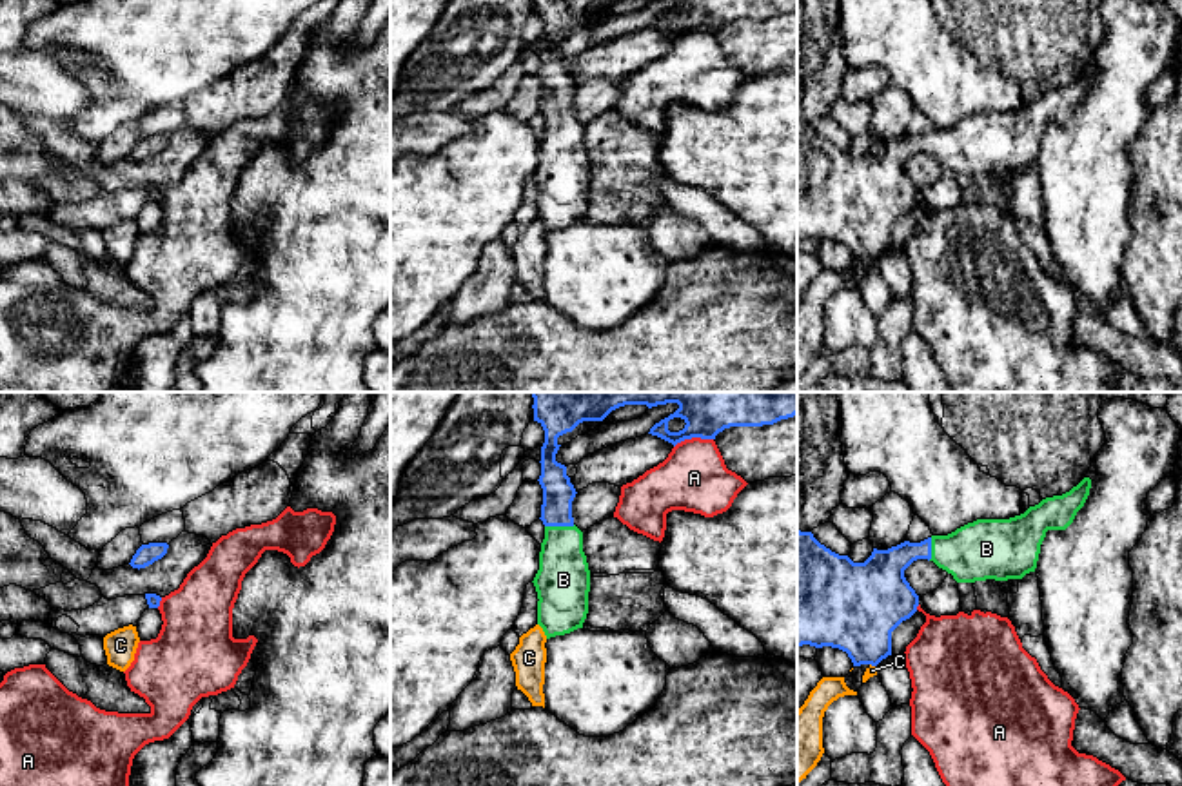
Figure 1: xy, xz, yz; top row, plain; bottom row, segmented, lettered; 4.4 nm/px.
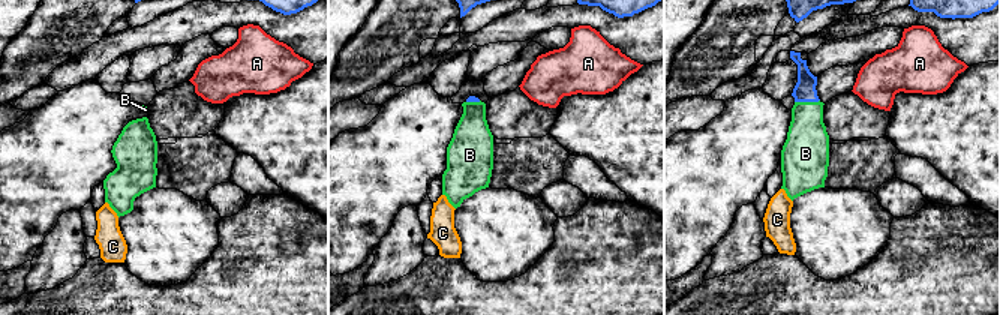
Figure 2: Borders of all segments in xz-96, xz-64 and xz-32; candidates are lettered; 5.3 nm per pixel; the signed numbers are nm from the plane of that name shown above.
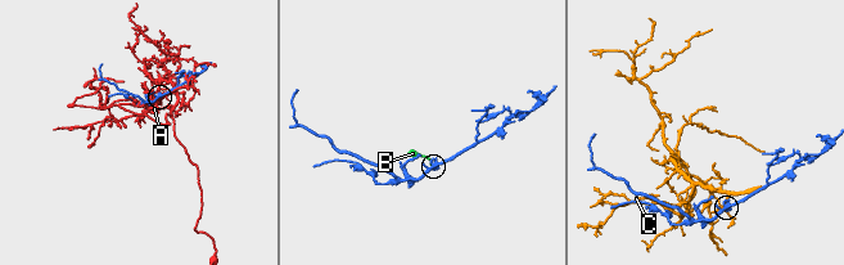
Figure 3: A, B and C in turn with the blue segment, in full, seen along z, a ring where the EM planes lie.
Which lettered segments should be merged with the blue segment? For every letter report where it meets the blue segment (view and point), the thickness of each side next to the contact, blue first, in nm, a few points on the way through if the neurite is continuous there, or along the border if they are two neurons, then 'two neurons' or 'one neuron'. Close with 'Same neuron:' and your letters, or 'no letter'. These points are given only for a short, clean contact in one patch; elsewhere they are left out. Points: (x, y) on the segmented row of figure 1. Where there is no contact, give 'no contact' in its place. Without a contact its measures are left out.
A: meets blue in xz at (692, 436); 340 nm thick on the blue side, 300 nm on the other; two neurons
B: meets blue in xz at (560, 525); 140 nm thick on the blue side, 240 nm on the other; one neuron
C: meets blue in yz at (872, 665); 360 nm thick on the blue side, 50 nm on the other; two neurons
Same neuron: B

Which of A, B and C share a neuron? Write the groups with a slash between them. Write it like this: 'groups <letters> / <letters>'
groups A / B / C

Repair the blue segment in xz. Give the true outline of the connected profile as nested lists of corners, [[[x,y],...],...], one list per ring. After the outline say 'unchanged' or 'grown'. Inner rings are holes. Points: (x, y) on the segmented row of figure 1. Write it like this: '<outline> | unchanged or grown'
[[[532,392],[532,398],[534,421],[545,430],[537,479],[545,539],[532,583],[539,599],[537,624],[547,639],[583,628],[590,592],[583,532],[572,517],[577,492],[566,467],[556,461],[559,436],[583,421],[603,421],[625,405],[677,403],[679,408],[648,432],[674,447],[692,437],[715,439],[730,427],[773,425],[797,414],[797,392]]] | grown

